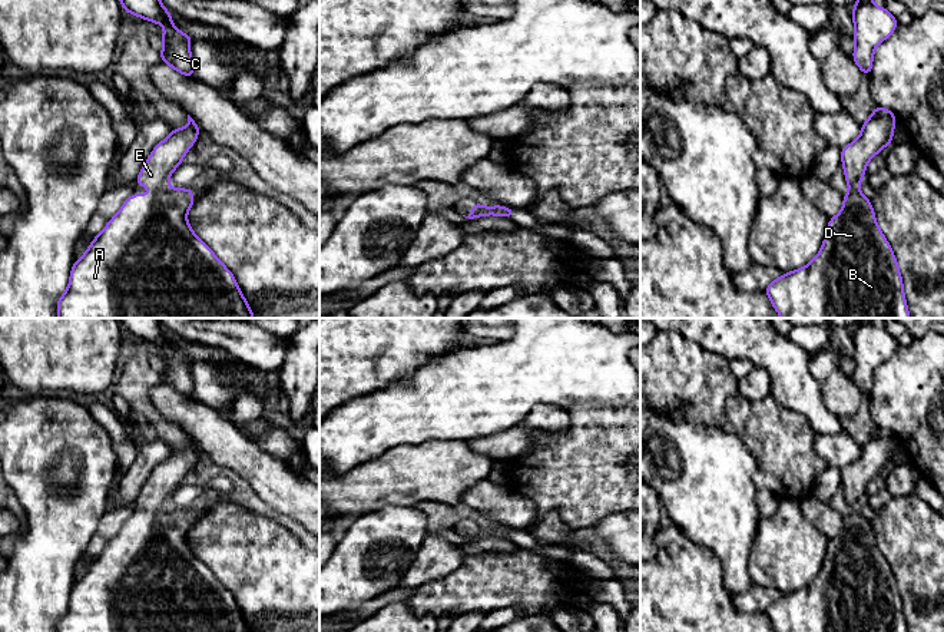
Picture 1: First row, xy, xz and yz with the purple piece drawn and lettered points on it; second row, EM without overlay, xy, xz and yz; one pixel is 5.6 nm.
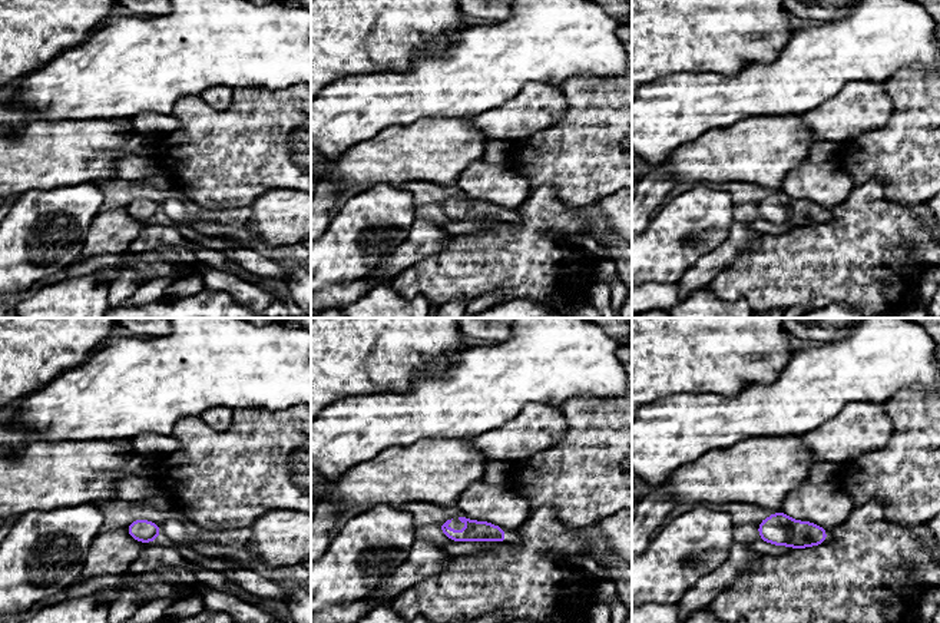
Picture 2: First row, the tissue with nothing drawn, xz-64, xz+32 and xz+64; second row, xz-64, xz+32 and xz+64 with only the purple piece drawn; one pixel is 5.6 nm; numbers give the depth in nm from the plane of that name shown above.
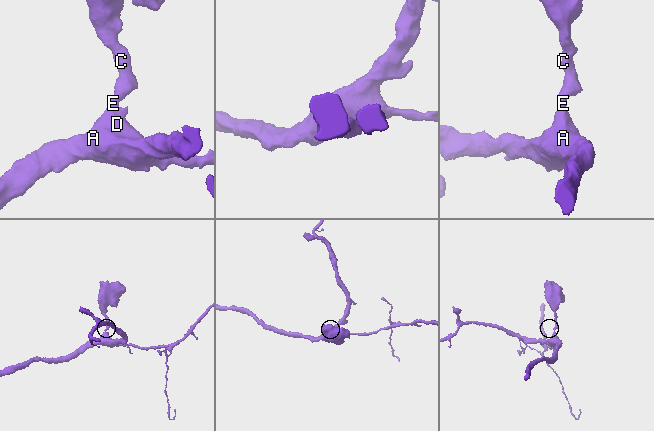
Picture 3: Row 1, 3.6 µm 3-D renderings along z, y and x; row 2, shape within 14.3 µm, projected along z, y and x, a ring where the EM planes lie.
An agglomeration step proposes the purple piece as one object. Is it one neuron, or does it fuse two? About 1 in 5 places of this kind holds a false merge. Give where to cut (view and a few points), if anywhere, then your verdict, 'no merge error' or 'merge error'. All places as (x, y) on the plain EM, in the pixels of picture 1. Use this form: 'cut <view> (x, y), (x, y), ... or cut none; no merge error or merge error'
cut none; no merge error

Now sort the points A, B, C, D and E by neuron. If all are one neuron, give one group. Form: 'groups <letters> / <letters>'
groups A B C D E

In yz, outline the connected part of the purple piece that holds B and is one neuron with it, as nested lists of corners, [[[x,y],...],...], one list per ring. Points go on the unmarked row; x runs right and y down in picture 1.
[[[875,427],[861,446],[859,459],[841,470],[845,502],[851,510],[844,516],[841,533],[828,540],[828,553],[818,576],[765,609],[776,632],[908,632],[894,573],[877,546],[871,522],[858,510],[870,480],[892,466],[895,441],[892,431]]]

